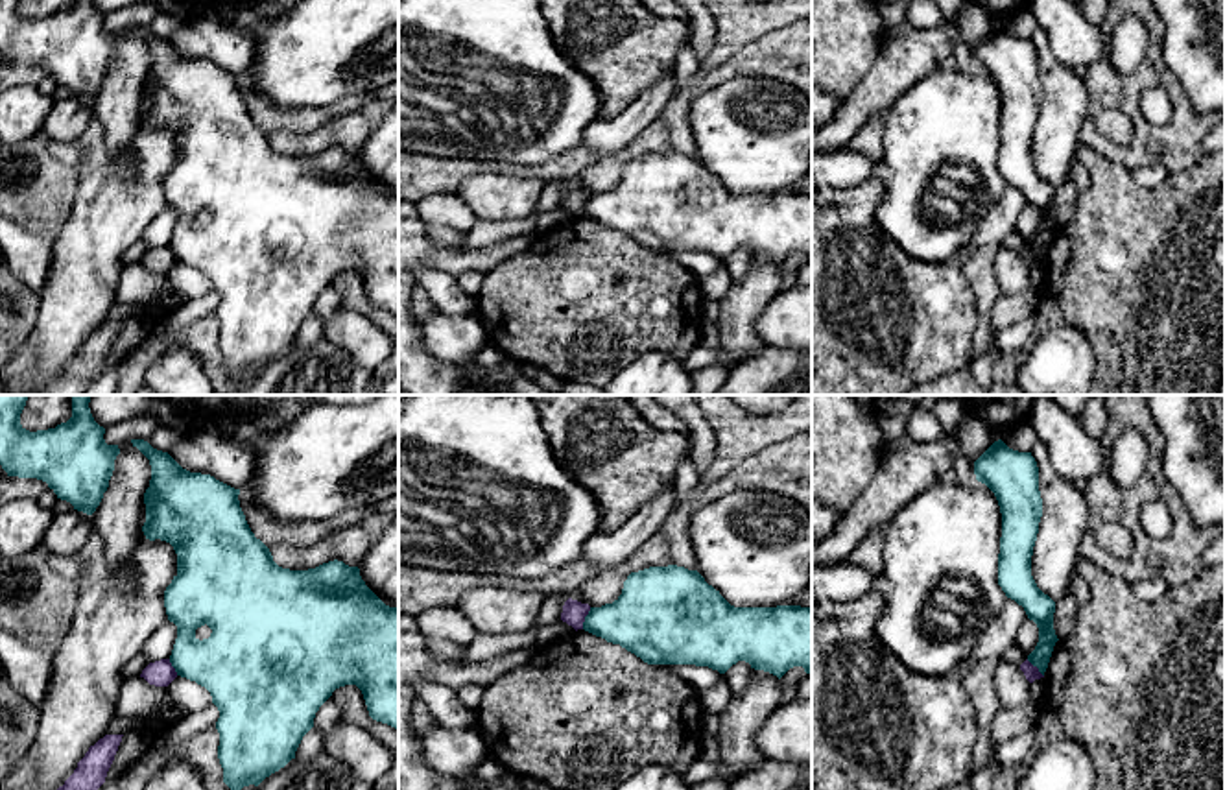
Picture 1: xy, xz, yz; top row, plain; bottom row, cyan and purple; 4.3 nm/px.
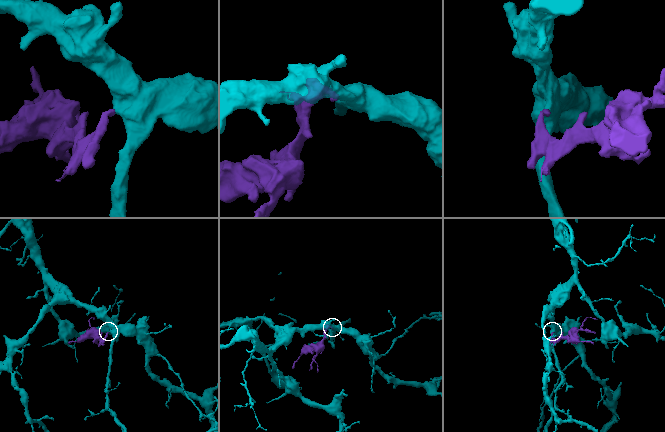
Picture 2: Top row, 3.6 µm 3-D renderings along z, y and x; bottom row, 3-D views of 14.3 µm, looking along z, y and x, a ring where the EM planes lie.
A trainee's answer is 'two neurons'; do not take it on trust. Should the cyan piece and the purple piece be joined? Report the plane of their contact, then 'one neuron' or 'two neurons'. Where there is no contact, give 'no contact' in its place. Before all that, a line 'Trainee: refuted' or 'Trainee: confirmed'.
Trainee: confirmed
xz | two neurons

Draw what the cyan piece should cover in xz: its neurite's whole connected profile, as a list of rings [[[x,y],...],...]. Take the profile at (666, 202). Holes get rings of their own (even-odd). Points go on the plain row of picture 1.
[[[677,151],[631,159],[612,190],[590,194],[583,216],[620,231],[648,251],[696,251],[725,260],[738,247],[745,247],[751,255],[769,258],[779,266],[793,253],[803,253],[806,260],[812,260],[812,194],[734,194],[697,157]]]

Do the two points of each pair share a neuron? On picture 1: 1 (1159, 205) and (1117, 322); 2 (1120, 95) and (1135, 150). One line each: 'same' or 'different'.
1: same
2: same

